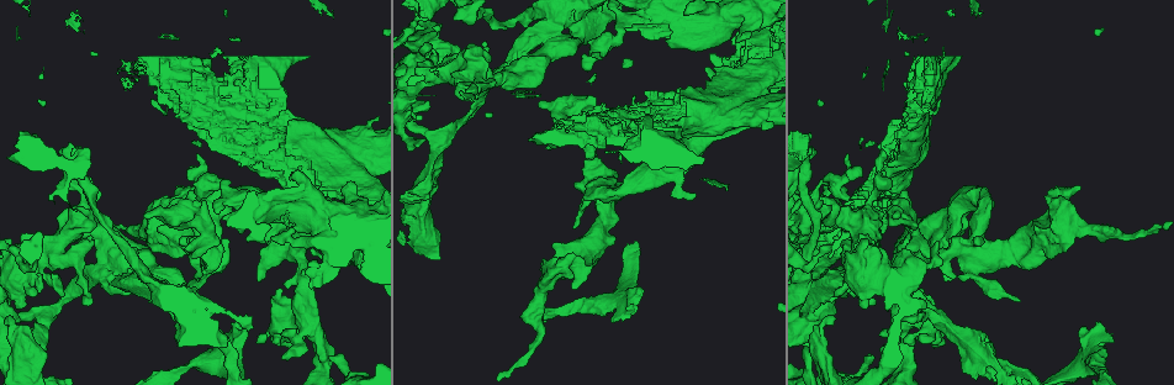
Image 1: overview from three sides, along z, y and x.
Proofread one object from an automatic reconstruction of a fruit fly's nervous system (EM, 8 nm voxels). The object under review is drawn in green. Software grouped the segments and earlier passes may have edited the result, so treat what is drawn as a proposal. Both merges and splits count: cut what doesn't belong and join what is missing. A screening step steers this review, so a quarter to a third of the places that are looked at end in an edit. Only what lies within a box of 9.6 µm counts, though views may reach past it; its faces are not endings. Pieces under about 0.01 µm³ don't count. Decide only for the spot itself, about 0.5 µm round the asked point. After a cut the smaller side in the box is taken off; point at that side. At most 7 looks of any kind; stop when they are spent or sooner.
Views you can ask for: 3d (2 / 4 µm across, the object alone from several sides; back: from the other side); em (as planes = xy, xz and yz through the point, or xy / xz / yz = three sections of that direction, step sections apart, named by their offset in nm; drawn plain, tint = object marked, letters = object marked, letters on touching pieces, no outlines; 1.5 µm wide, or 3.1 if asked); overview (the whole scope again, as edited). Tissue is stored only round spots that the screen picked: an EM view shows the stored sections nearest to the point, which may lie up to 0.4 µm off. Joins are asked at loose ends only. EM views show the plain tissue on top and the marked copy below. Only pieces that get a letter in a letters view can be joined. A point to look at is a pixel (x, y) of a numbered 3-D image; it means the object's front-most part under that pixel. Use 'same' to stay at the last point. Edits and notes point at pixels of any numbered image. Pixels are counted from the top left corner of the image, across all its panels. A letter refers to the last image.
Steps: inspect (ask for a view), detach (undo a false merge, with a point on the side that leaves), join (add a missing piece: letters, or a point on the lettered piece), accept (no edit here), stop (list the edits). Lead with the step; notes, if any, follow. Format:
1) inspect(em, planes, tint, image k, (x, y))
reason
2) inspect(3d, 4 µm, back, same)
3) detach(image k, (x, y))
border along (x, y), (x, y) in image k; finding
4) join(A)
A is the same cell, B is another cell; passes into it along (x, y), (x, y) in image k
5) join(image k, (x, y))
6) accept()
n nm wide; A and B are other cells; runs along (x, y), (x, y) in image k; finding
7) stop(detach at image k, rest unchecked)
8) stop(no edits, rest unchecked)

inspect(em, planes, letters, image 1, (245, 331))
thick end

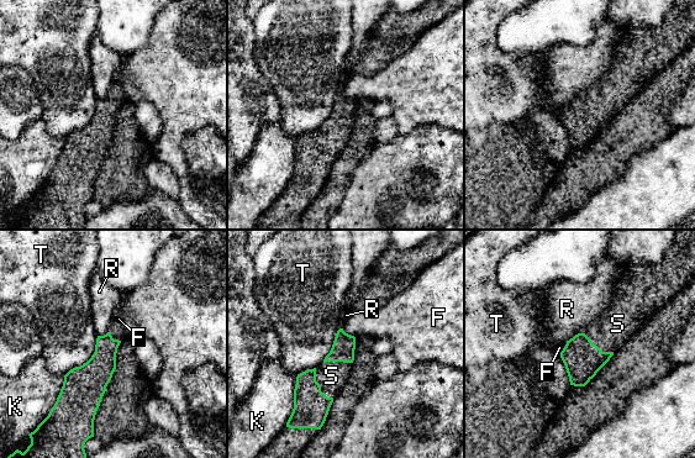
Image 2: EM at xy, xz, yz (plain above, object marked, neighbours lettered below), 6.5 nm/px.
join(S)
S is the same cell, F, K, R and T are other cells; passes into it along (311, 406), (319, 385), (331, 375) in image 2; the neuron continues

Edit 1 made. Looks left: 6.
inspect(overview)
redraw

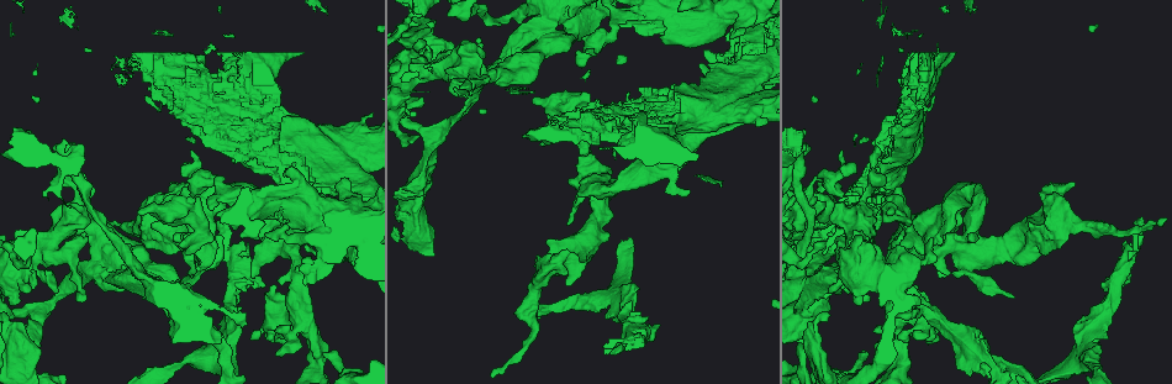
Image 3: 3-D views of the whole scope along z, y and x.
inspect(em, xy, step 8, tint, image 3, (179, 364))
calibre changes

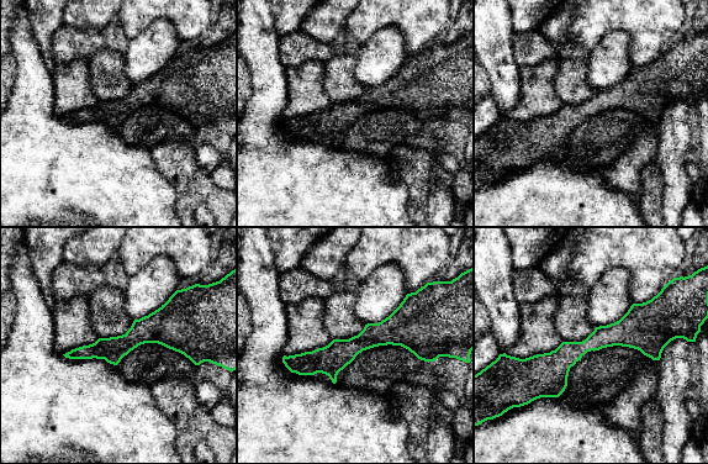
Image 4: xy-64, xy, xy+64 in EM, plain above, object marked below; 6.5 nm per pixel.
inspect(em, planes, letters, same)

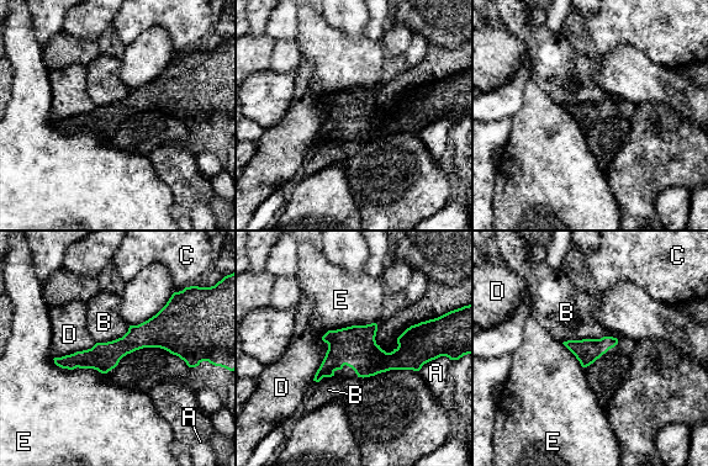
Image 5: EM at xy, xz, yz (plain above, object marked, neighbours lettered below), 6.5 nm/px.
accept()
E touches over 360 nm; A, B, C, D and E are other cells; continuous, no second neuron

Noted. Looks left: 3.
inspect(3d, 4 µm, image 3, (18, 303))
an open end

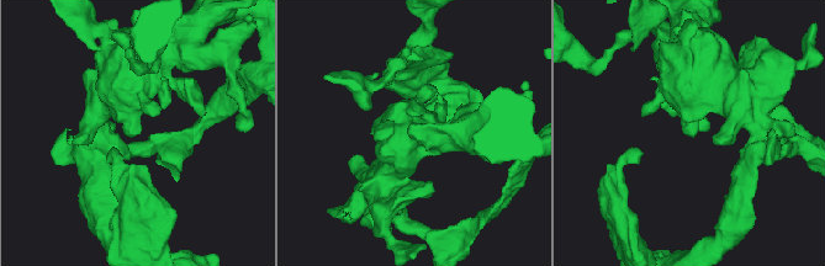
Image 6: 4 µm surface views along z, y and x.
inspect(em, planes, letters, image 6, (695, 136))

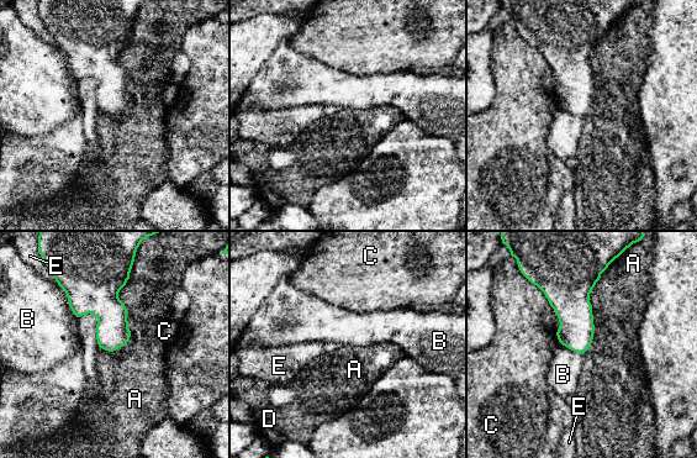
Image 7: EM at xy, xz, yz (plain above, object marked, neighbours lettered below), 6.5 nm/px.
accept()
A, B, C, D and E are other cells; border along (132, 267), (112, 352) in image 7; no lettered piece goes on from it

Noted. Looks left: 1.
stop(join at image 2, rest unchecked)

